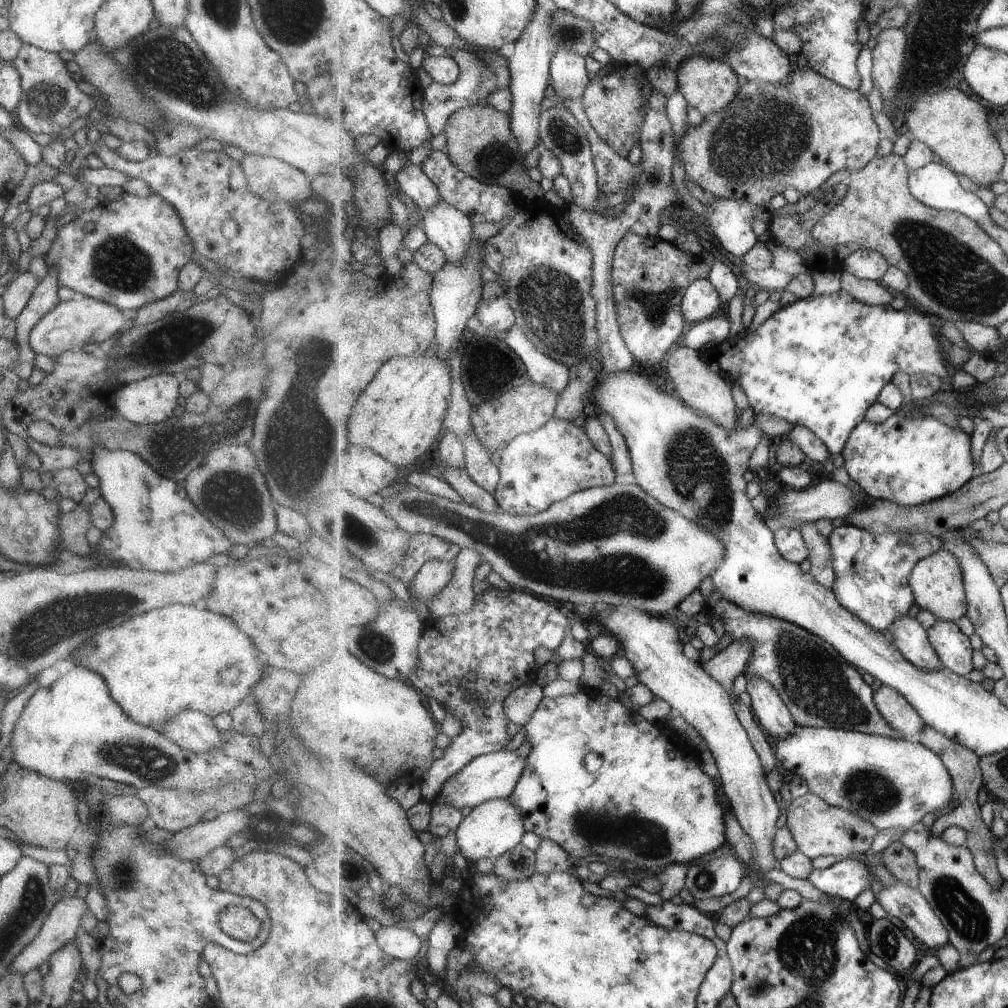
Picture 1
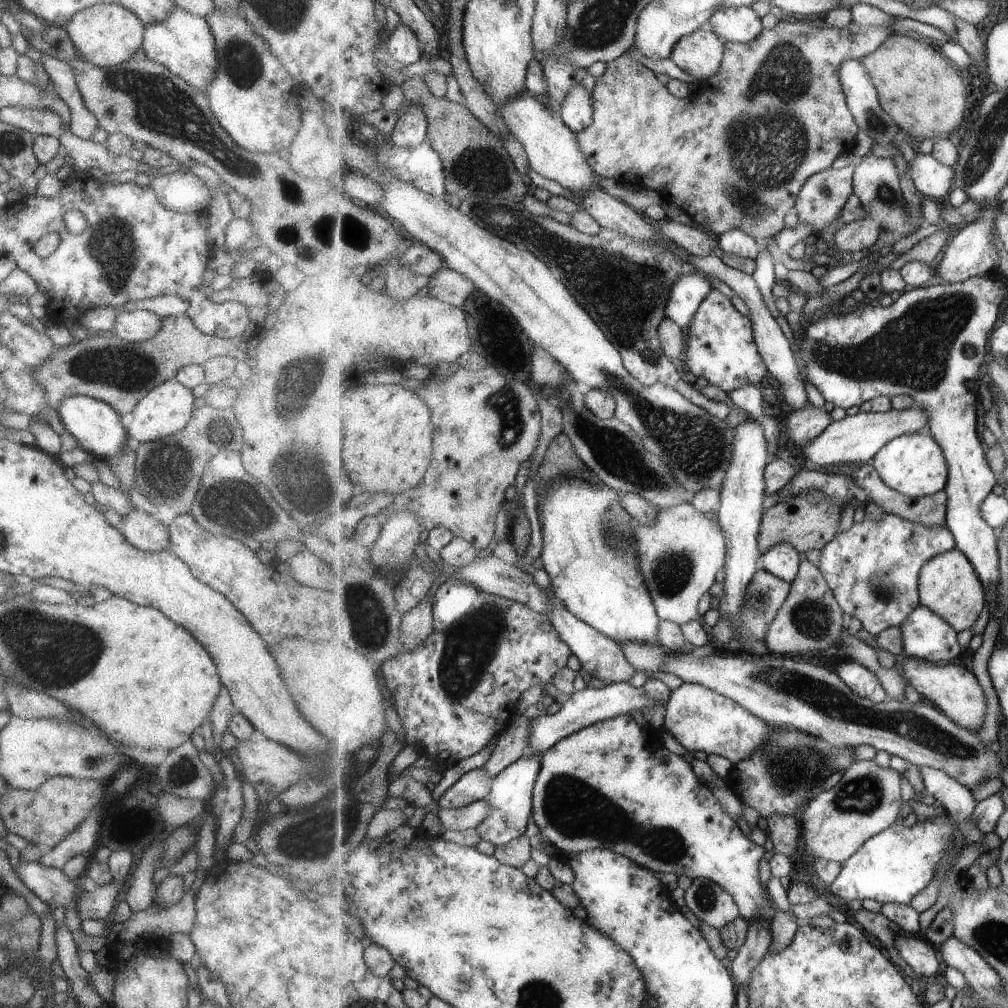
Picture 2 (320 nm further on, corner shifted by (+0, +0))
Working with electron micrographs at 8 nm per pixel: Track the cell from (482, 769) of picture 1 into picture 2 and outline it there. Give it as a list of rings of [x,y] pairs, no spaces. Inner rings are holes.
[[[648,680],[643,686],[635,688],[627,682],[614,683],[605,688],[597,689],[588,687],[581,691],[576,691],[563,705],[552,710],[543,710],[533,722],[531,722],[531,738],[527,746],[527,754],[545,754],[551,750],[557,742],[569,738],[573,734],[580,732],[587,726],[598,724],[611,718],[621,716],[621,714],[633,714],[635,710],[641,711],[651,706],[651,702],[663,702],[667,705],[667,700],[671,697],[671,690],[665,682],[661,680]]]

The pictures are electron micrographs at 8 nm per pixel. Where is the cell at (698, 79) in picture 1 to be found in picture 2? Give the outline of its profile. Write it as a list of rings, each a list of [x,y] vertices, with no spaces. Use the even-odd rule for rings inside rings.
[[[709,27],[685,36],[675,46],[671,59],[697,83],[719,72],[725,58],[726,42]]]

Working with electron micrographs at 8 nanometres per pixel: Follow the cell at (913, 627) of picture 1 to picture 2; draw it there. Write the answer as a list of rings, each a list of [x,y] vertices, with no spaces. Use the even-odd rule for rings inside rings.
[[[903,656],[901,668],[909,684],[915,688],[920,696],[935,703],[939,710],[962,728],[967,728],[976,733],[981,730],[987,718],[987,698],[985,692],[969,667],[959,663],[934,664],[929,660],[919,660],[911,656]]]

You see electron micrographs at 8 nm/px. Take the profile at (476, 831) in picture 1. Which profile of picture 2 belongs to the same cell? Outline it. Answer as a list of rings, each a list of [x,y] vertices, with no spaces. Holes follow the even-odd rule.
[[[525,754],[509,768],[505,768],[494,780],[489,796],[491,812],[484,822],[476,829],[478,836],[483,841],[488,841],[493,846],[507,846],[509,842],[521,838],[527,830],[529,818],[533,817],[533,798],[535,782],[540,774],[541,754]]]

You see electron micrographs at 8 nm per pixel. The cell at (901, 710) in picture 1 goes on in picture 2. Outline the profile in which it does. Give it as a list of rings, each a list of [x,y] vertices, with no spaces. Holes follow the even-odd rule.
[[[841,662],[833,670],[858,696],[869,699],[875,704],[889,700],[881,680],[877,678],[877,674],[859,662]]]

